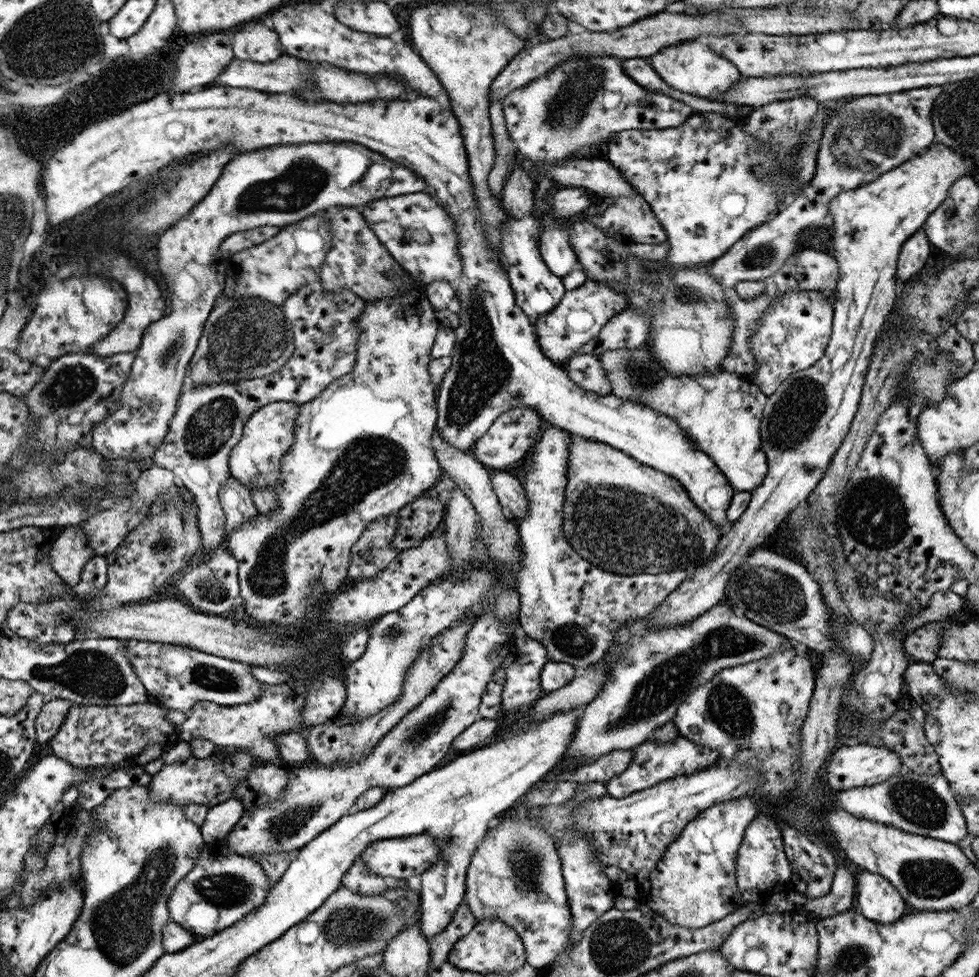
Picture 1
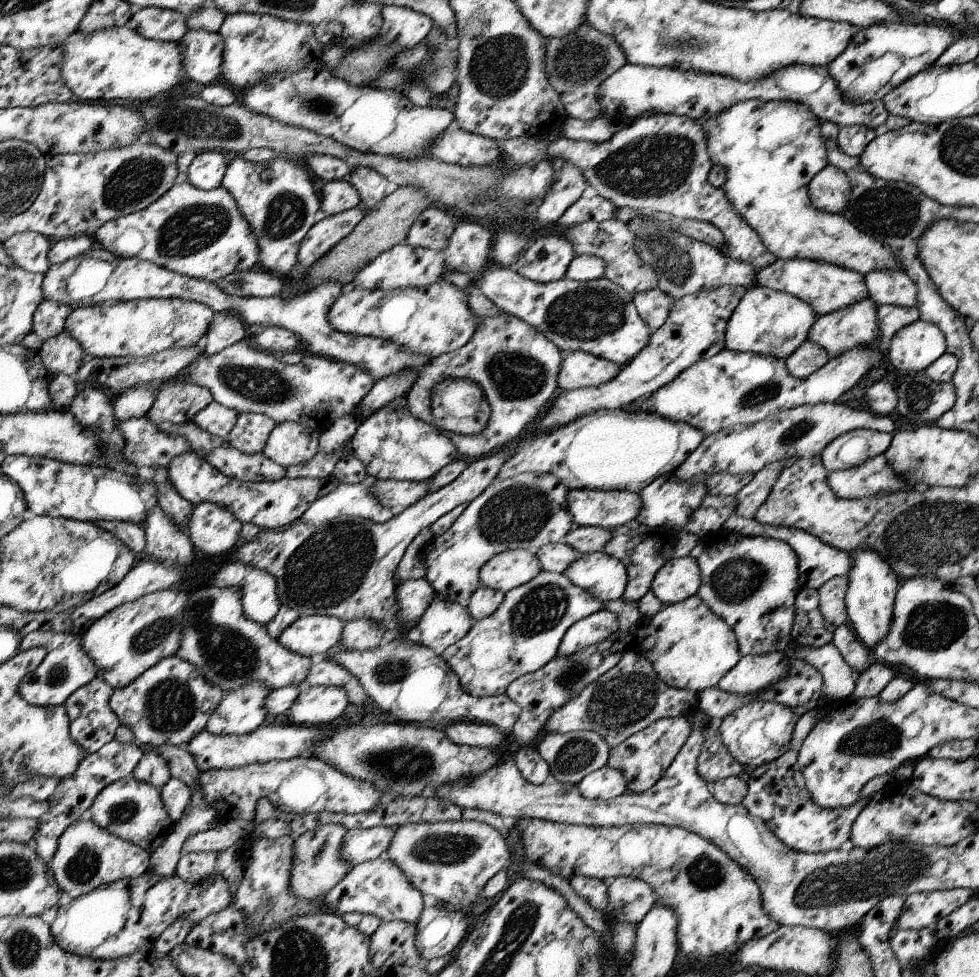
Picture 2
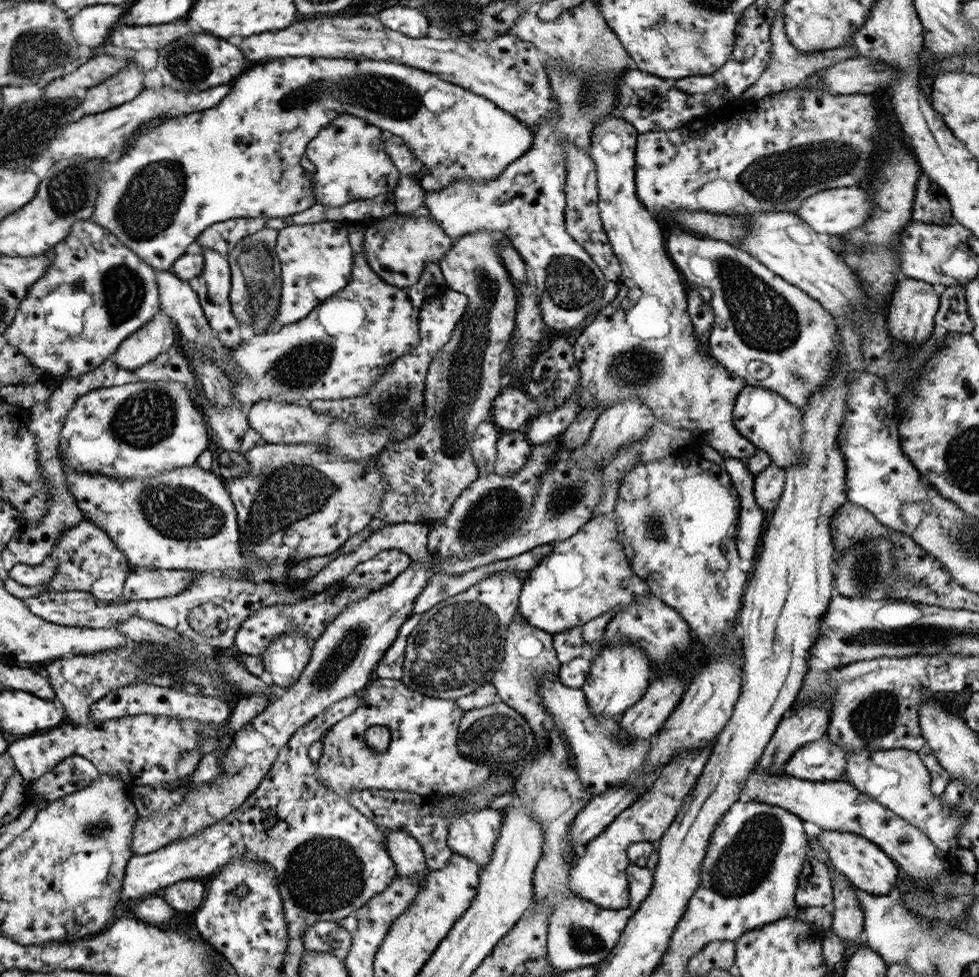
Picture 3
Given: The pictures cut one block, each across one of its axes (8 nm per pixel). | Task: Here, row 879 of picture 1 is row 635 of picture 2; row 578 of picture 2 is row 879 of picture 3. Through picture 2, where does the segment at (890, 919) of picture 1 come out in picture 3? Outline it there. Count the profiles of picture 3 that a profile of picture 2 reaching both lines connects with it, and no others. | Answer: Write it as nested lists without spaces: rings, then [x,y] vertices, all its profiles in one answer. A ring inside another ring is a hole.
[[[824,830],[818,835],[818,844],[826,852],[829,861],[855,888],[865,890],[868,894],[889,895],[898,886],[901,873],[897,864],[865,837],[841,830]]]

